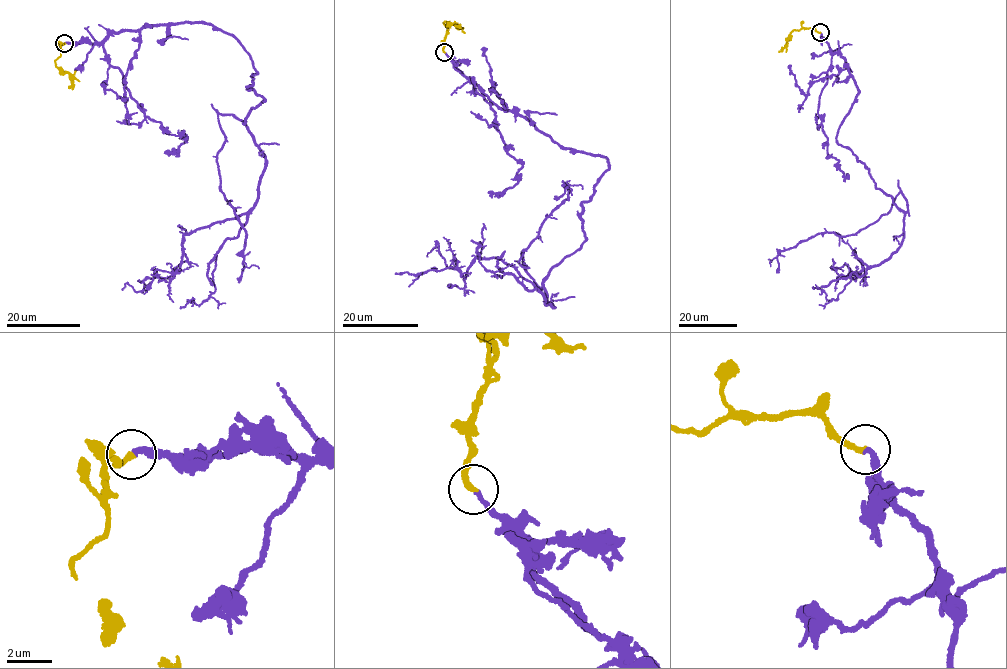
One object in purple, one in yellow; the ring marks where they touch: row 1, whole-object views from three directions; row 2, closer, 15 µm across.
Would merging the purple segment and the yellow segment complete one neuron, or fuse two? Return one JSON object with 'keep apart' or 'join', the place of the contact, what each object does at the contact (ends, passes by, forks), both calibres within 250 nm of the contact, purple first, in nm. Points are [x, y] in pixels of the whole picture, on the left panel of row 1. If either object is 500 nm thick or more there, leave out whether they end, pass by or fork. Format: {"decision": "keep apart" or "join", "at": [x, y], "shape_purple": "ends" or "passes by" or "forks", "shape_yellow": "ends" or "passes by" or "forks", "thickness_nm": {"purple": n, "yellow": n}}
{"decision": "join", "at": [64, 43], "shape_purple": "ends", "shape_yellow": "ends", "thickness_nm": {"purple": 240, "yellow": 260}}

